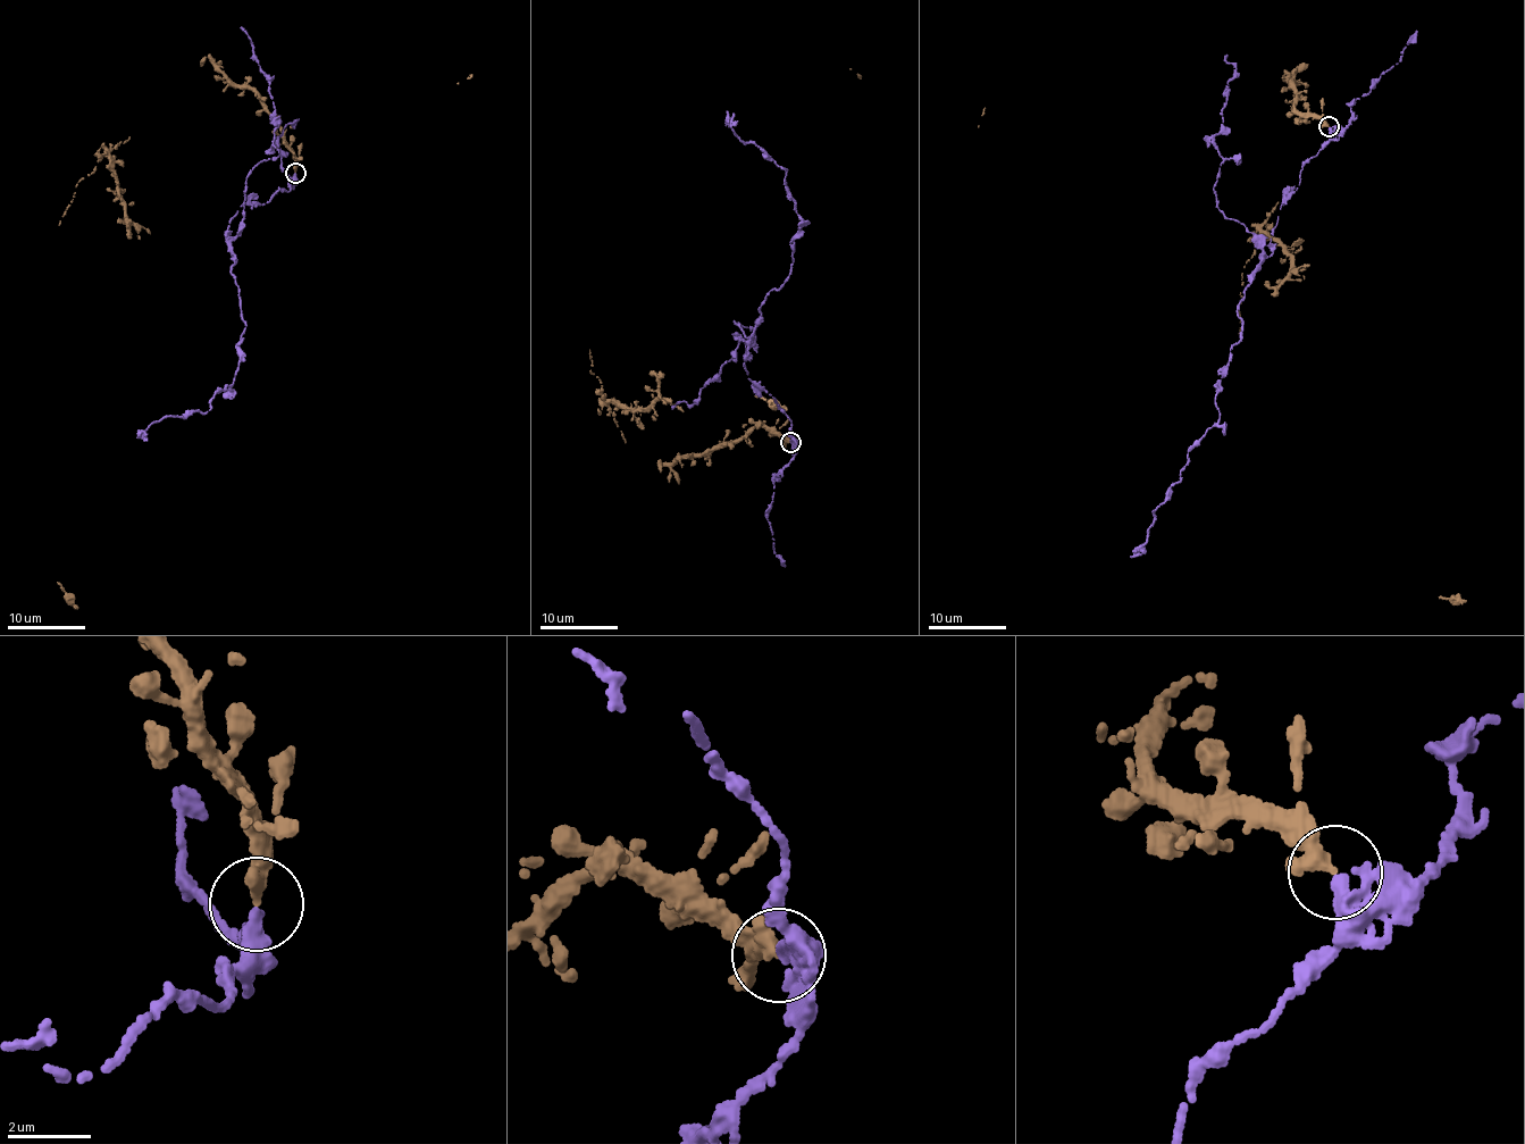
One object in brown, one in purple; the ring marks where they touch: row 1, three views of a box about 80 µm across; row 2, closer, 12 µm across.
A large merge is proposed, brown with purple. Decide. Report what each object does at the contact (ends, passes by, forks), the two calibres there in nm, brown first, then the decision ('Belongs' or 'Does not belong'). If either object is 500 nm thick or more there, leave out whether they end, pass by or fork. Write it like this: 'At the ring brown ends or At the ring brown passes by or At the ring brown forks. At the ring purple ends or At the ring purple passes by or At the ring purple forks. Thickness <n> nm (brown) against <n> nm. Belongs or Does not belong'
At the ring brown ends. At the ring purple ends. Thickness 360 nm (brown) against 420 nm. Does not belong

